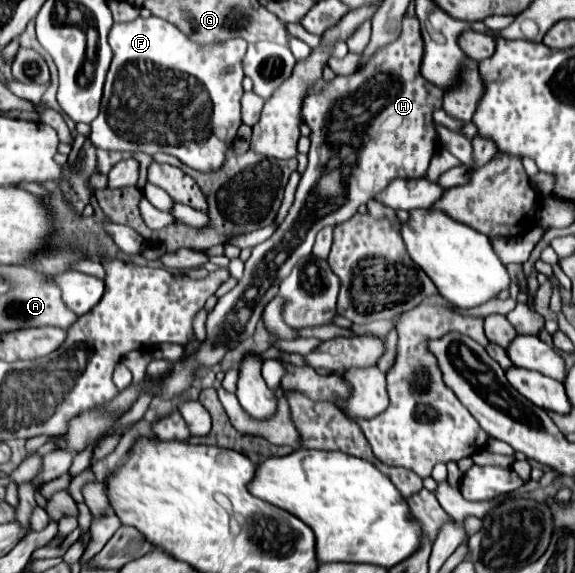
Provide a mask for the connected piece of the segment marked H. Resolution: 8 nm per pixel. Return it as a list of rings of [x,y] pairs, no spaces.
[[[404,17],[402,33],[398,39],[384,45],[382,51],[370,57],[352,75],[338,75],[330,81],[320,77],[312,83],[302,101],[302,119],[312,129],[310,153],[308,167],[302,173],[300,185],[296,189],[296,199],[276,233],[252,249],[242,281],[218,299],[206,321],[206,341],[200,345],[196,355],[190,357],[190,361],[180,361],[160,385],[142,381],[140,387],[128,387],[120,391],[104,411],[82,413],[80,417],[72,419],[64,441],[58,443],[60,449],[78,453],[96,441],[102,431],[114,423],[112,413],[126,413],[144,387],[150,387],[150,391],[162,399],[180,395],[190,385],[190,377],[200,365],[206,367],[218,363],[228,349],[236,347],[254,333],[266,303],[276,297],[280,281],[292,271],[300,257],[310,255],[316,233],[322,227],[334,227],[350,219],[362,203],[368,203],[380,189],[388,185],[388,181],[396,177],[424,177],[430,157],[438,147],[438,133],[434,129],[432,111],[442,107],[442,91],[420,75],[420,61],[422,37],[418,19]]]

